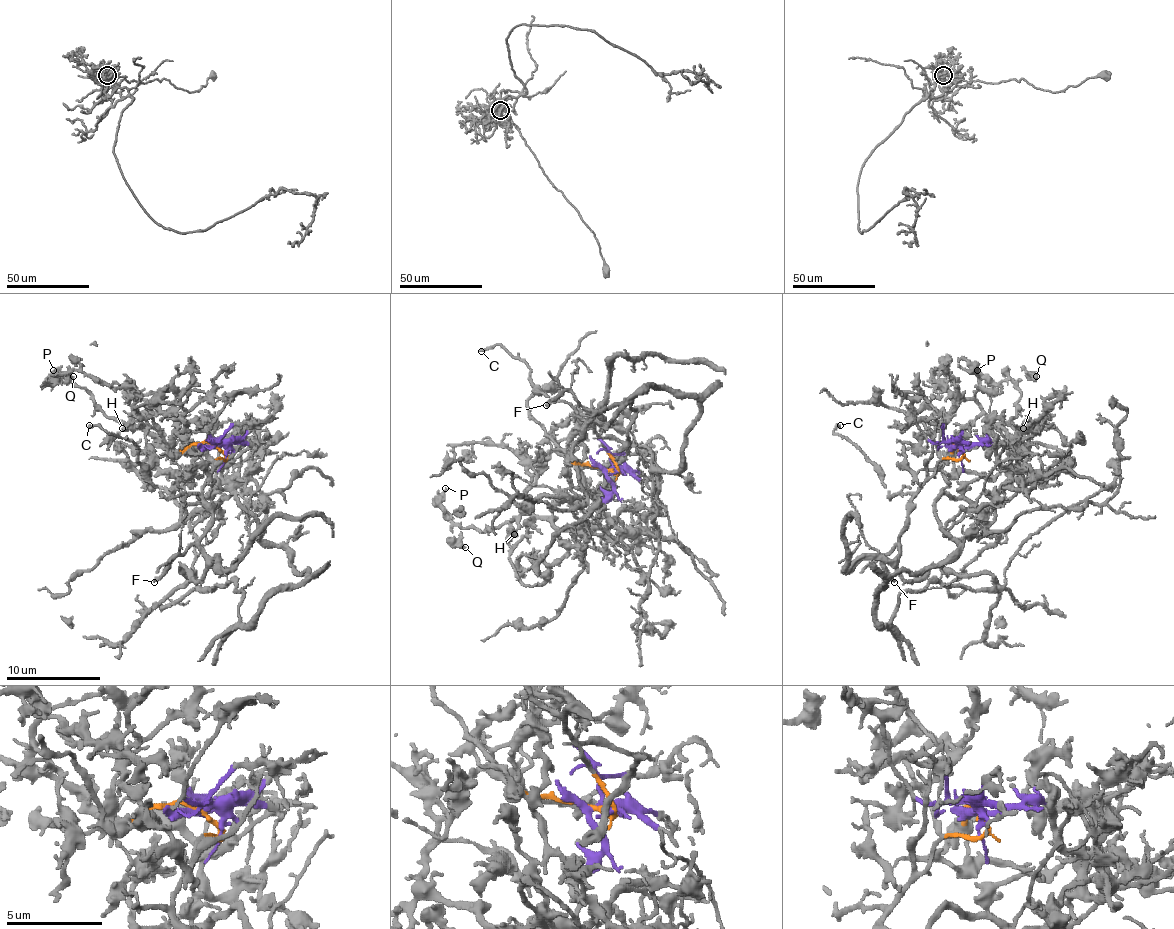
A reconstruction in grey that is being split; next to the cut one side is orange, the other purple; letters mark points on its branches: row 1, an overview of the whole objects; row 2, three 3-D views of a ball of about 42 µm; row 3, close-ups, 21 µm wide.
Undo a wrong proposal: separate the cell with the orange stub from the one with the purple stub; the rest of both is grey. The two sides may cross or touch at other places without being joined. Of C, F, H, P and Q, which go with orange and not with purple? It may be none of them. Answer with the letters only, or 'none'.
C, F

